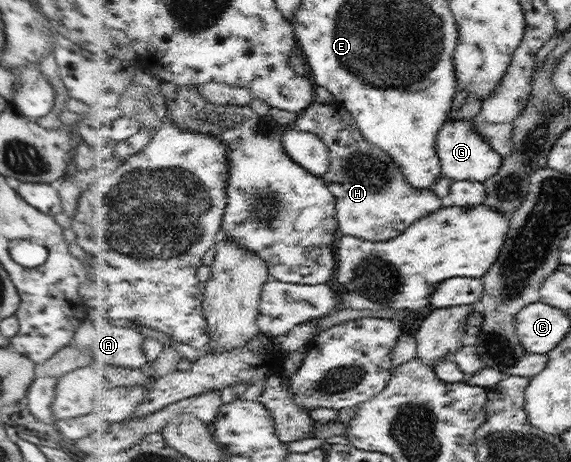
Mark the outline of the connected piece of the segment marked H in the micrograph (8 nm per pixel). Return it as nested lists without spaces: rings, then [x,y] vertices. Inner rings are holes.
[[[336,100],[331,103],[314,101],[309,108],[302,112],[303,116],[297,120],[297,130],[313,132],[324,139],[330,151],[332,165],[327,174],[324,174],[325,182],[329,190],[337,197],[338,228],[343,234],[351,234],[365,238],[365,240],[389,240],[399,234],[403,234],[411,224],[415,224],[419,218],[429,216],[431,212],[437,212],[448,204],[448,199],[439,198],[433,190],[417,188],[405,178],[404,170],[396,160],[393,160],[385,150],[369,142],[361,132],[356,118],[343,104]]]

